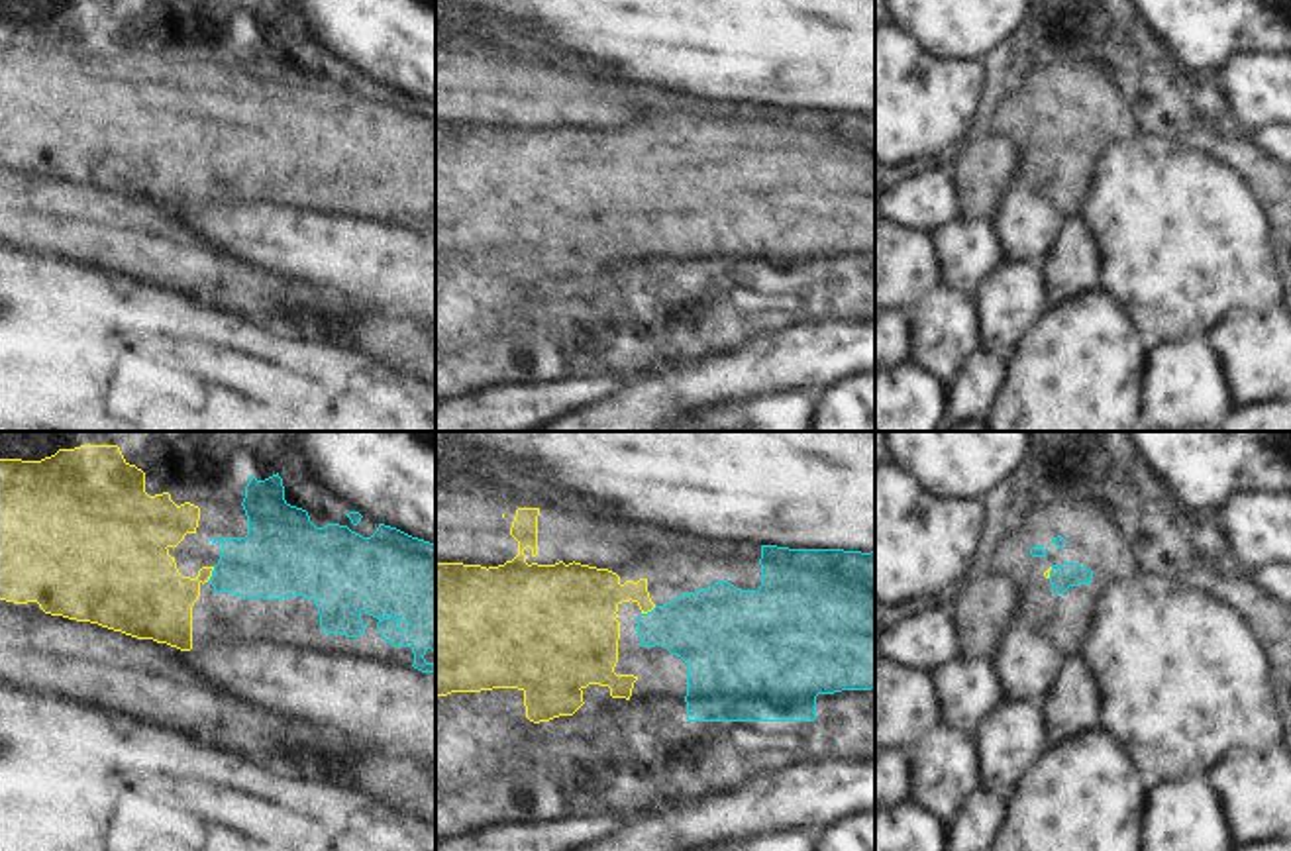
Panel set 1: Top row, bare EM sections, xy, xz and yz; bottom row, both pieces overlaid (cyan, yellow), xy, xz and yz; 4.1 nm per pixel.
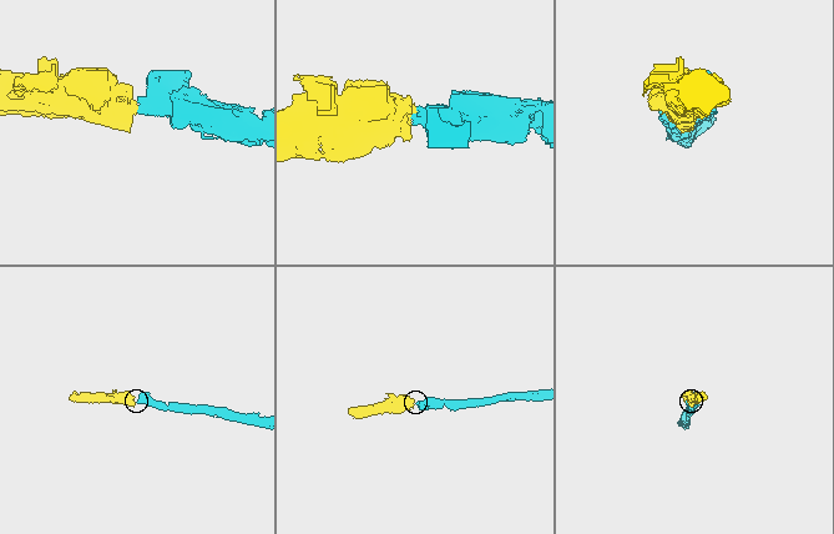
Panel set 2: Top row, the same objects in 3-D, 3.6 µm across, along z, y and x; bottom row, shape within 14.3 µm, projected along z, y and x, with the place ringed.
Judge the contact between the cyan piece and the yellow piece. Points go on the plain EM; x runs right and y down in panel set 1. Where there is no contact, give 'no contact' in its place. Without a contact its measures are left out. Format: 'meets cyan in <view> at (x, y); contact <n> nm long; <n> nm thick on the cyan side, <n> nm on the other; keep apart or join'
meets cyan in xy at (212, 136); contact 70 nm long; 300 nm thick on the cyan side, 300 nm on the other; join

